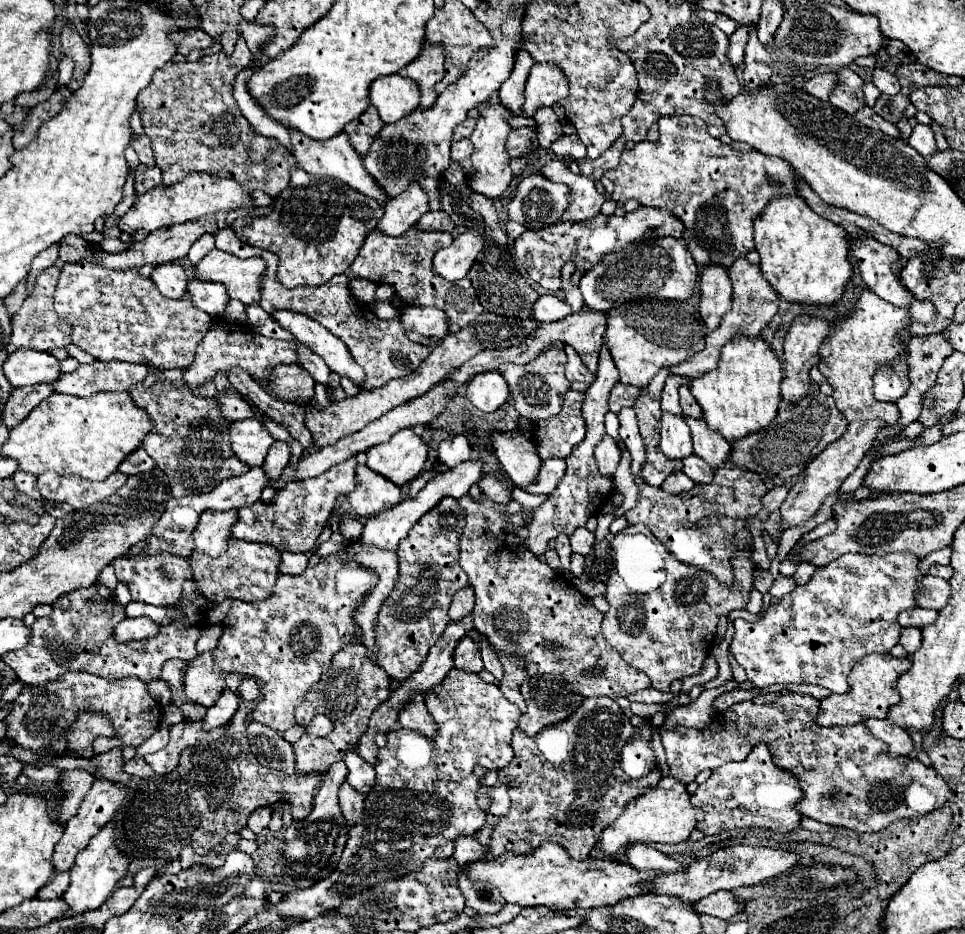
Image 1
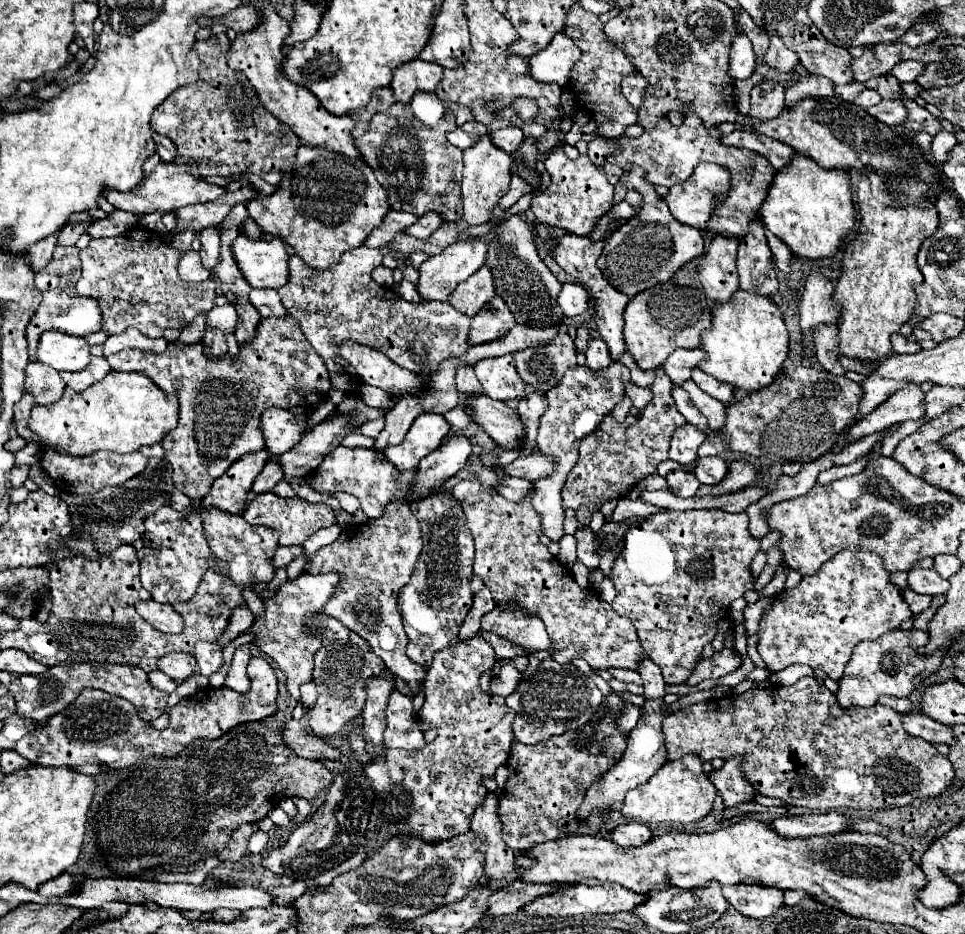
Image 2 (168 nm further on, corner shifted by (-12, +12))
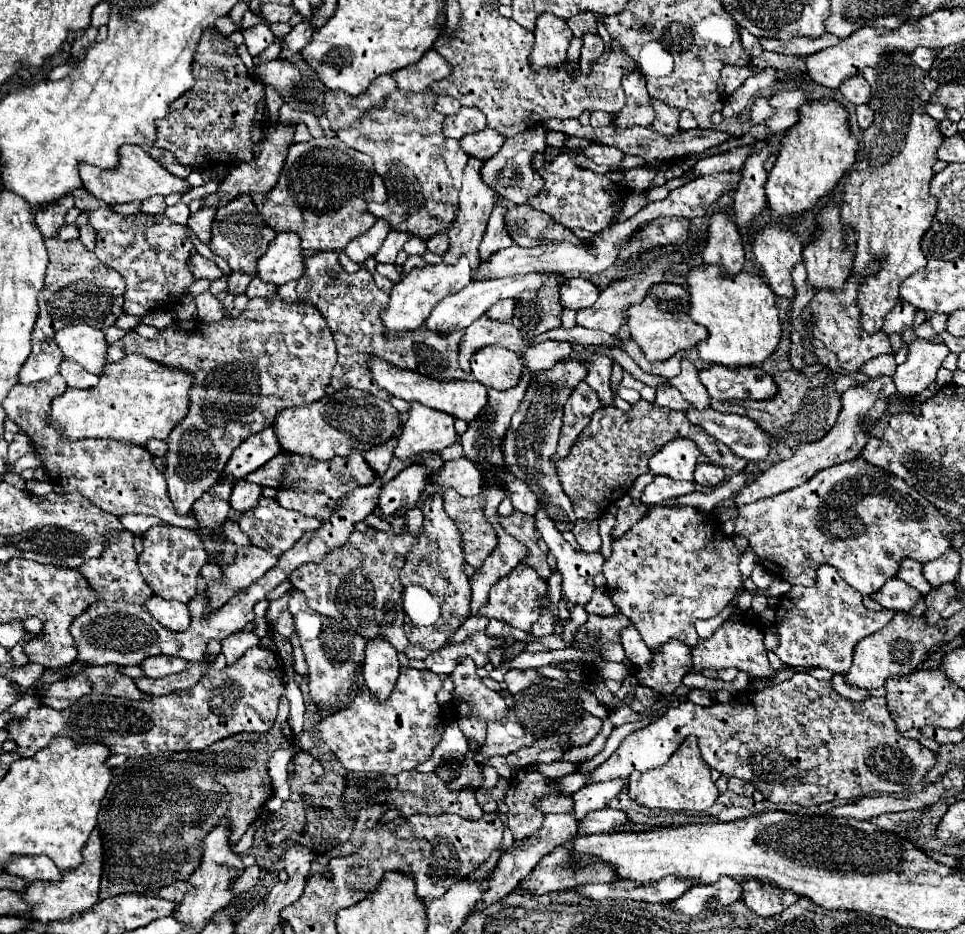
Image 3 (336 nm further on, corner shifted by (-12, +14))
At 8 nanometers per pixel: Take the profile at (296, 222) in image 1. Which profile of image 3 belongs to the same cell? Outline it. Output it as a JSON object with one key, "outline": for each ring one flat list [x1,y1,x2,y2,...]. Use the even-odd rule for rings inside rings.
{"outline":[[324,136,324,138,312,138,312,140,308,140,308,142,294,142,294,144,290,146,290,152,288,152,288,156,286,156,286,162,284,162,284,168,282,168,282,172,280,172,280,176,278,176,278,182,276,182,276,186,274,186,274,188,272,188,270,192,266,192,266,194,250,194,250,196,252,196,252,200,254,200,256,208,258,208,258,212,260,212,262,216,264,216,264,220,266,220,266,222,268,222,268,224,270,224,270,226,272,226,272,228,276,230,276,232,294,232,294,234,298,234,298,236,302,238,302,248,304,248,304,250,334,250,334,252,340,252,340,250,344,250,344,246,346,246,346,244,348,244,350,240,354,240,356,236,360,236,360,234,364,234,364,232,366,232,368,228,372,228,372,224,376,222,376,218,372,218,372,214,364,214,364,210,368,210,368,202,370,202,370,200,374,200,374,202,384,202,384,200,386,200,386,188,384,188,384,182,382,182,382,178,380,178,380,176,378,176,378,174,374,172,374,166,372,166,372,158,370,158,368,154,362,154,362,152,358,152,358,150,352,150,350,146,346,146,344,142,340,142,340,140,336,138,336,136],[340,180,342,180,342,182,346,182,346,184,354,184,354,186,358,184,358,186,356,186,356,188,352,186,350,190,354,190,354,192,350,192,350,194,344,194,344,196,342,196,342,192,338,192,338,190,334,192,334,190,332,190,332,186,338,186,338,184,340,184],[310,182,312,182,312,184,316,186,316,190,312,190,312,192,306,192,306,190,304,190,304,184,310,184],[308,198,316,198,316,200,324,200,324,204,326,204,326,206,322,206,320,210,318,210,318,208,314,210,314,206,310,206,310,204,308,204]]}

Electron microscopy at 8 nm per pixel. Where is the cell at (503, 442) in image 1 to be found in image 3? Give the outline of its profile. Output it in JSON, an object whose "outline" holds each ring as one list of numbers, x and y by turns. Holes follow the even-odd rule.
{"outline":[[380,358,372,362,372,376,384,390,388,390,396,398,402,398,406,402,420,402,428,408,452,414,454,418,462,418,466,422,476,418,476,414,480,414,480,410,484,408,484,402,488,402,488,390,480,382,462,382,462,380,460,382,436,382,412,370,400,370,388,362,380,362]]}

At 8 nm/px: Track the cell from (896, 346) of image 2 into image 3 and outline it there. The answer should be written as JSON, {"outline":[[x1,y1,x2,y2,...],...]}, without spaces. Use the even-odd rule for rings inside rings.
{"outline":[[898,302,898,304,886,314,882,330,884,330,886,334,894,334,894,332,902,334,902,330,904,330,906,326,912,326,912,324,914,324,914,312,916,312,916,308,914,308,912,304,908,304,908,302]]}

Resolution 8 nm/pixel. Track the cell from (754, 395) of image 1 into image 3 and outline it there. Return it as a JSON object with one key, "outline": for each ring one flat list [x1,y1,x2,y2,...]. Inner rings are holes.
{"outline":[[694,266,686,274,686,292,690,294,690,318,696,320,698,324,706,326,710,336,698,344,700,358,712,364,722,364,728,368,738,368,738,366,754,366,764,362,778,346,780,342,780,322,778,322,778,308,776,308,776,294,766,284,764,276,752,274,752,272,738,272,736,276,726,274,724,268,720,266]]}

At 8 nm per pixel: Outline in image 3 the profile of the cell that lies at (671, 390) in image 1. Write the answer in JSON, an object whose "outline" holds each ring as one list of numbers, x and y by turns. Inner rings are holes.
{"outline":[[710,408,688,410,688,420,702,426,710,436,724,442,734,454,748,460,764,460,772,446,772,436,752,418,740,414,720,414]]}

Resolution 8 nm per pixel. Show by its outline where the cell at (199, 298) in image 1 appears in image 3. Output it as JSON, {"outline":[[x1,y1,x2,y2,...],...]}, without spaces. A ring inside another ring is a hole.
{"outline":[[200,208,198,212,190,214,190,218,188,218,188,226,194,230,194,234,196,234,204,244,208,244,214,214,216,214,216,208]]}

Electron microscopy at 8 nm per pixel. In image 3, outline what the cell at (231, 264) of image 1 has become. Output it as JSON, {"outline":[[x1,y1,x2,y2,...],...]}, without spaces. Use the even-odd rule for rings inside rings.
{"outline":[[280,232,258,262,258,276,276,286,298,280,306,270,304,258,300,238,294,232]]}

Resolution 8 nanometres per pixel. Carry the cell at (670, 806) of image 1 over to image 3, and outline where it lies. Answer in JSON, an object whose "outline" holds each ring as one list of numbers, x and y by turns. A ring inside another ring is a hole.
{"outline":[[694,736,686,738,664,766,646,772,632,772,628,778,628,790,638,804,662,810,706,810,718,798,718,788,710,778,710,766,702,760]]}

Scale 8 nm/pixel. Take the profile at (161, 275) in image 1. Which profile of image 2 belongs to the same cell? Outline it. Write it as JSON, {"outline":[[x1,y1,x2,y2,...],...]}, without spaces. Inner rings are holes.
{"outline":[[194,250,182,254,178,262,178,274,180,274,180,280,184,282,204,282,210,276,210,272,200,264,198,252]]}

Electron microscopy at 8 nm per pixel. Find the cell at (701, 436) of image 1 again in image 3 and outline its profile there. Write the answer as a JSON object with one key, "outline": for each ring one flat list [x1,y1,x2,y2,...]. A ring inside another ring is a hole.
{"outline":[[686,358,682,360,682,372,678,376,670,378,668,382,676,390,680,390,684,400,694,404,694,408,698,408,698,410,706,410,708,408,710,394,708,394,708,390,704,388,704,384,698,378,698,368,692,362,688,362]]}

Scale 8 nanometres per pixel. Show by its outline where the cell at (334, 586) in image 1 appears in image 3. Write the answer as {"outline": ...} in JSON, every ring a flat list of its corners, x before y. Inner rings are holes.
{"outline":[[288,592,282,598,270,602,266,610,266,620,272,630,280,632,284,638,290,638,294,634,294,620,292,614,288,614,286,606,288,606]]}

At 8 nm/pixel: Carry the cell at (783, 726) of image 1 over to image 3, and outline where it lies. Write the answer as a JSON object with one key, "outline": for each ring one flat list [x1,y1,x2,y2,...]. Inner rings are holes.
{"outline":[[796,672,790,680,766,688,762,692,740,692,730,704,714,704,710,708,694,702,682,702,670,708,662,718,650,726,636,730,624,738,618,750,598,768,588,774,586,784,622,778,626,780,632,770,650,770,662,766,680,742,694,734,706,764,726,776,736,776,752,782,772,804,800,804,816,806,832,800,854,800,868,794,906,794,922,782,924,774,934,766,934,752,924,748,918,740,908,740,896,732,892,714,888,712,886,698,866,698,862,702,846,700,836,694,830,680,816,680,806,672]]}

